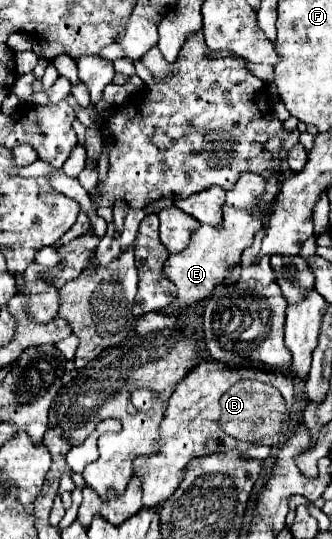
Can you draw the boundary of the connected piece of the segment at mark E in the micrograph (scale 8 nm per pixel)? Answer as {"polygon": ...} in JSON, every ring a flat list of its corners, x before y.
{"polygon":[[225,205,223,207,223,229,201,225,195,231,195,235,185,251,181,251,177,255,169,255,167,263,163,263,163,275,171,283,175,283,177,295,175,295,173,303,159,313,177,315,181,309,187,309,187,307,207,299,211,295,211,291,225,281,229,269,241,263,243,249,251,247,253,235,261,229,263,229,263,223,259,217,253,217,247,211,237,211,237,209]]}

